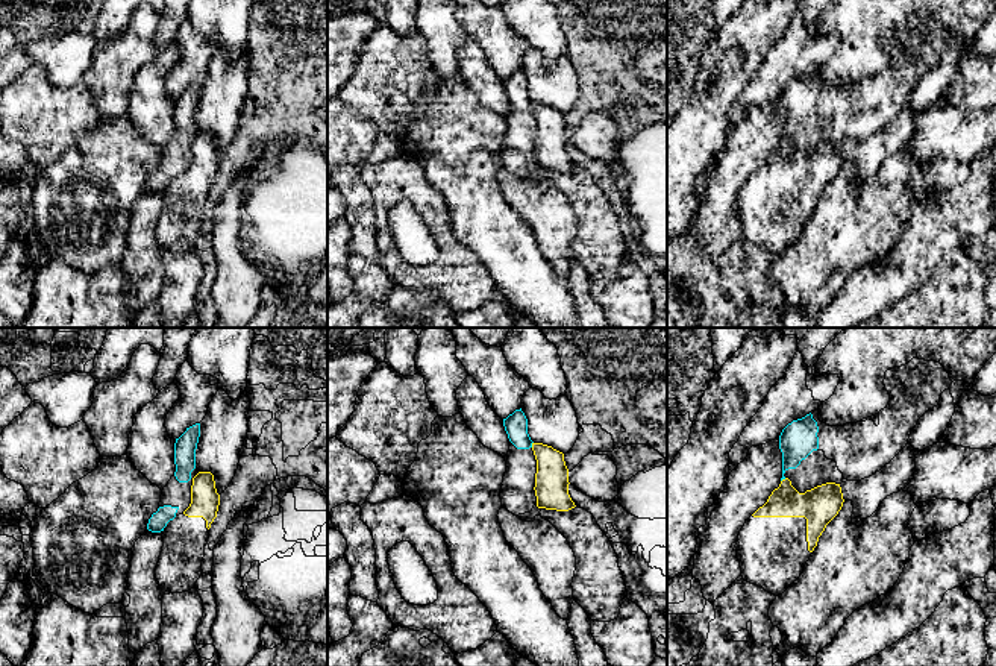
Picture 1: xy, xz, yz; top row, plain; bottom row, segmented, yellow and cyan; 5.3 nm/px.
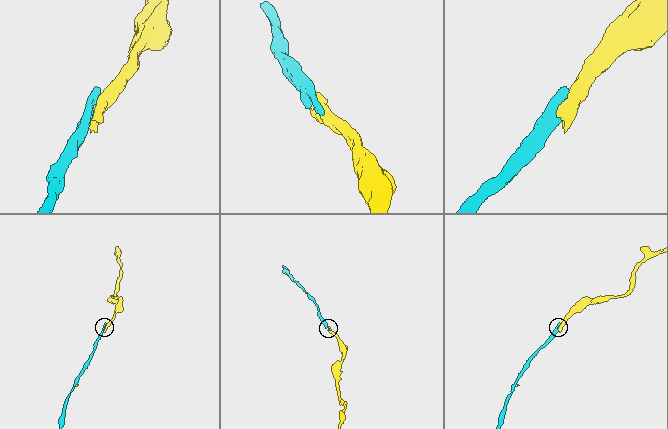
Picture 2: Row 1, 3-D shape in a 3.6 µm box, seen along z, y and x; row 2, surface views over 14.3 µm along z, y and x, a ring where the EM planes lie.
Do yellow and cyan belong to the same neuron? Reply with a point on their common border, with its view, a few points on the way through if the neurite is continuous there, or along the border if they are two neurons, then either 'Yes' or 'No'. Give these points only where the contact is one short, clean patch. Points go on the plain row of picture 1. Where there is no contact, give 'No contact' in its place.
Touches yellow at xz (532, 105). No

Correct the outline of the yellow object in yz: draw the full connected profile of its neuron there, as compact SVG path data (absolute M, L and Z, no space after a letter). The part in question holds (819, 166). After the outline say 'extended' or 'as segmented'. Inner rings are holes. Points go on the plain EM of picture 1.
M788 138L744 184L737 217L744 241L782 255L803 232L819 197L843 167L840 144L799 153Z; extended

